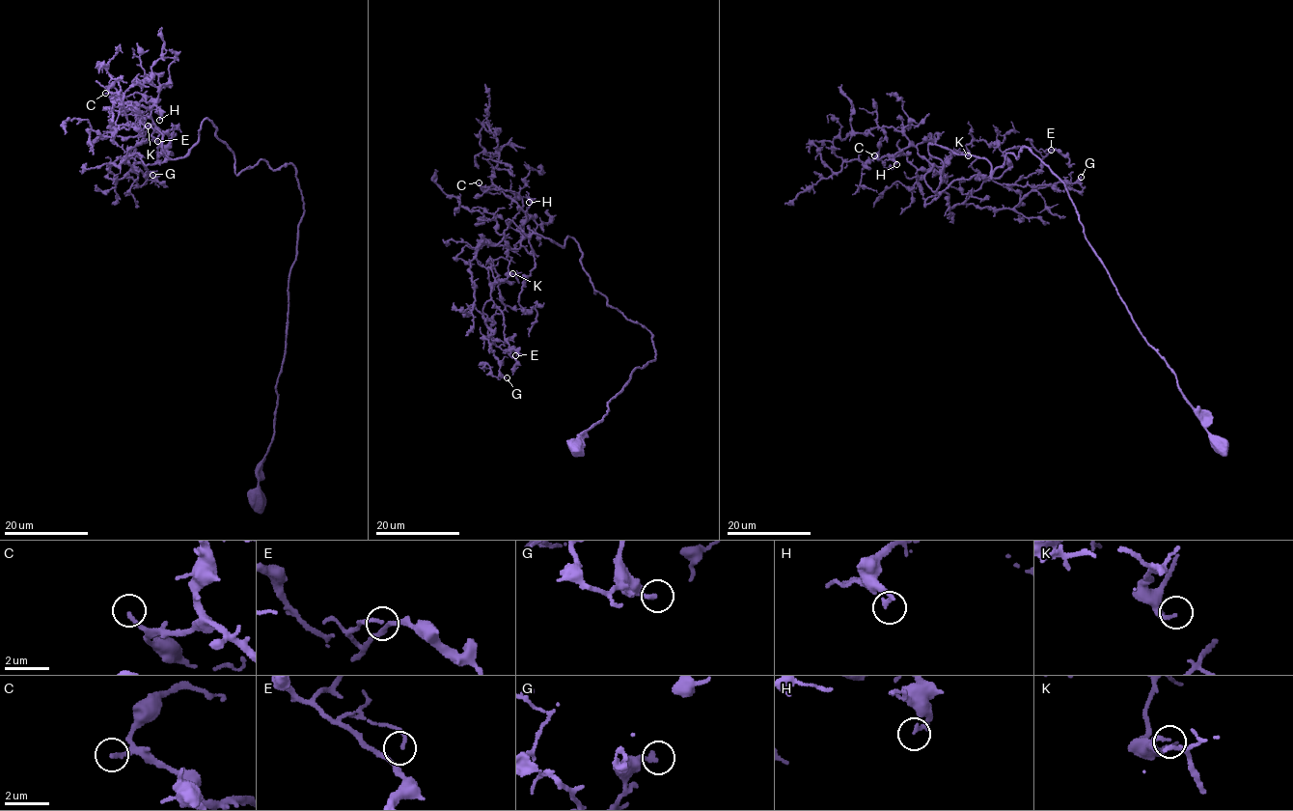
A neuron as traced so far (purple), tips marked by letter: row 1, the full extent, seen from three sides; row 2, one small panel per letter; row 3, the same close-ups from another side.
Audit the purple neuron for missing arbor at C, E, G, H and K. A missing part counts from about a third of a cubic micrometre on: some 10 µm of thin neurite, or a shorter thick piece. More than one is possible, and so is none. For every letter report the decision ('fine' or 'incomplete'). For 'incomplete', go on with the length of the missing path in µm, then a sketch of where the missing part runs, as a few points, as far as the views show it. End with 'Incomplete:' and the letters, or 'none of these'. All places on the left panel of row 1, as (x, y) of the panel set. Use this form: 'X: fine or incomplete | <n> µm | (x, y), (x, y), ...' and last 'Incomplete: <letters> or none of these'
C: incomplete | 20 µm
E: fine
G: fine
H: fine
K: fine
Incomplete: C

